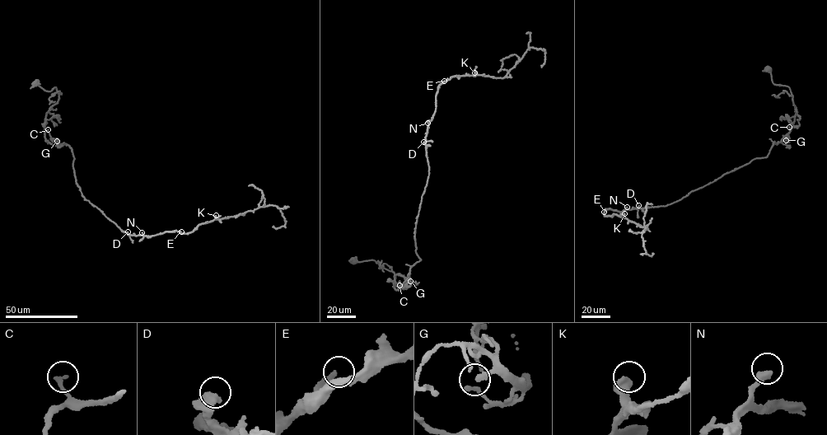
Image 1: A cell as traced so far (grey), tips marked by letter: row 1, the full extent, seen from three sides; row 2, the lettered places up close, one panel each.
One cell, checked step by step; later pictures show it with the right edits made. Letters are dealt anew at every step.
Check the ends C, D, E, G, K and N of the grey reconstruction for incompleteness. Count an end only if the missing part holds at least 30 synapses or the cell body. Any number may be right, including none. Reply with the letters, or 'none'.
none

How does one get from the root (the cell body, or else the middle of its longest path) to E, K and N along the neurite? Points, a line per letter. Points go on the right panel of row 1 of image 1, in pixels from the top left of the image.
E: (768, 69), (773, 83), (790, 89), (796, 112), (791, 130), (773, 142), (766, 156), (666, 205), (604, 212)
K: (768, 69), (773, 83), (790, 89), (796, 112), (791, 130), (766, 156), (666, 205), (604, 213), (624, 213)
N: (768, 69), (773, 83), (790, 89), (796, 112), (791, 130), (773, 142), (766, 156), (666, 205), (627, 207)

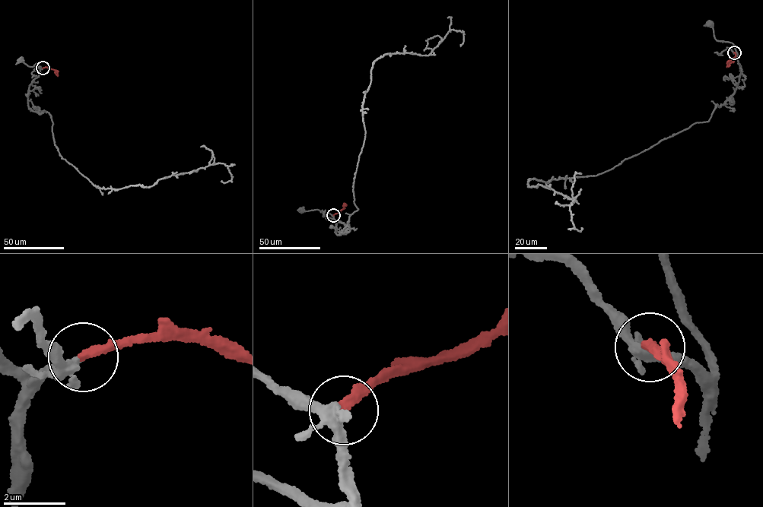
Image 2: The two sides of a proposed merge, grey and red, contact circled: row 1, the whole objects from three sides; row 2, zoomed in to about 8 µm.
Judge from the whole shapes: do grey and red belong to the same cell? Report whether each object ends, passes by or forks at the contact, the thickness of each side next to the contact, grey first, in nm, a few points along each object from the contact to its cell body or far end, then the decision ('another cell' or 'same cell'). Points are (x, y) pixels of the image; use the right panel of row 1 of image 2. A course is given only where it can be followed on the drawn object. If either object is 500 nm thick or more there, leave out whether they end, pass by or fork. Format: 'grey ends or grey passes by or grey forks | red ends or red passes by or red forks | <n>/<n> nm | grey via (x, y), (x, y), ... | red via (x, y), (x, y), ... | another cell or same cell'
grey forks | red ends | 240/300 nm | grey via (734, 52), (737, 53), (731, 42), (715, 39), (713, 24), (710, 23) | red via (734, 52), (732, 61), (726, 67) | same cell

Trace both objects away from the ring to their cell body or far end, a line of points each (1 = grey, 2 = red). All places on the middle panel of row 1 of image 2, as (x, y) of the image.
1: (333, 215), (333, 219), (317, 209), (301, 210)
2: (333, 215), (345, 204)

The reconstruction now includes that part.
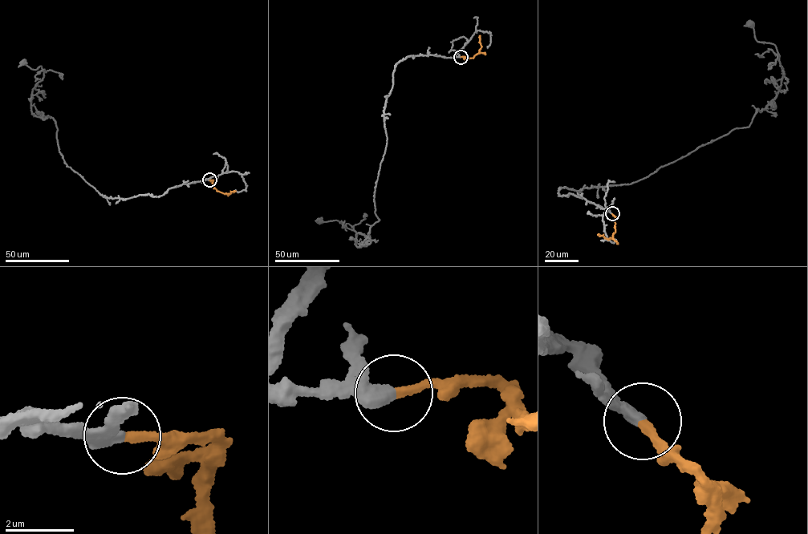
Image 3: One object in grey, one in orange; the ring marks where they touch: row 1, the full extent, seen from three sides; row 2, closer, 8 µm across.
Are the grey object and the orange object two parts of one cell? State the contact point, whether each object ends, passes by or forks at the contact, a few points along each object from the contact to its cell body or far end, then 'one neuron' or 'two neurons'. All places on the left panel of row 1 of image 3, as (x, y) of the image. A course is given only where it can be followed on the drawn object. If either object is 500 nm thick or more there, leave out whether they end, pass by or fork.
(209, 180) | grey ends | orange ends | grey via (209, 180), (157, 196), (107, 198), (65, 163), (54, 119), (32, 112), (31, 92), (43, 71), (22, 62) | orange via (209, 180), (213, 180), (217, 191), (230, 193), (235, 191) | one neuron

